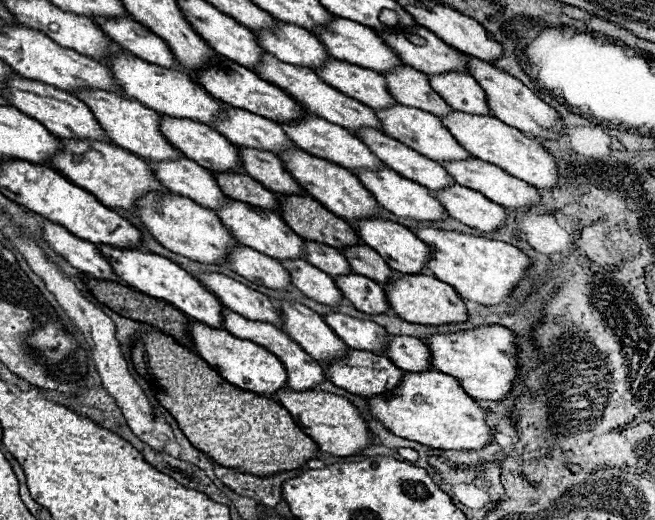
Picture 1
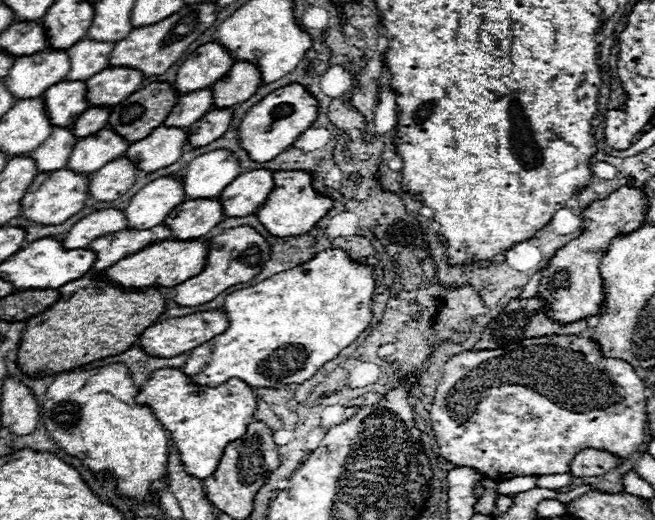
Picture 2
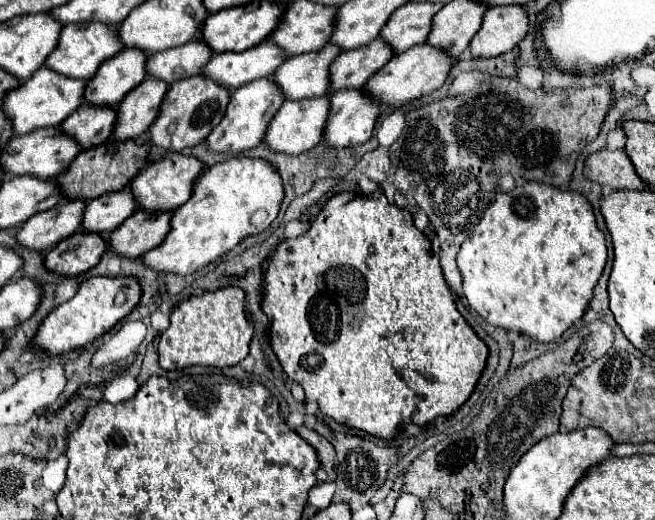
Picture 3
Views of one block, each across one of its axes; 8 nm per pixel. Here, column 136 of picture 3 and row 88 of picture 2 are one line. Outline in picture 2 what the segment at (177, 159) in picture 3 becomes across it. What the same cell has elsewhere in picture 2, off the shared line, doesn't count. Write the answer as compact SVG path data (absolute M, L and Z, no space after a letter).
M204 44L196 48L194 54L190 54L188 60L178 68L174 88L180 96L200 88L210 88L232 68L232 64L234 60L230 60L230 56L226 56L218 44Z

